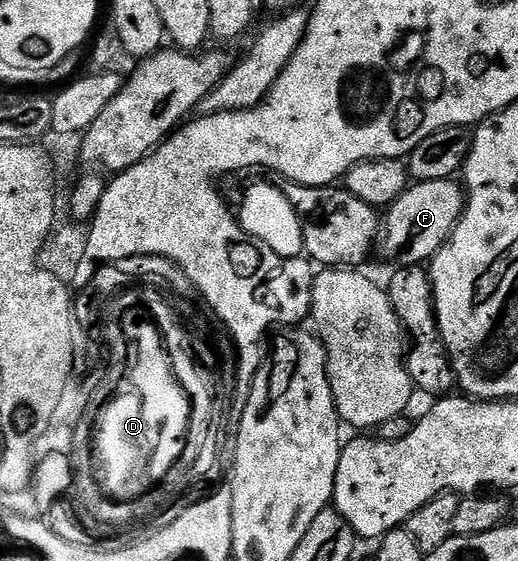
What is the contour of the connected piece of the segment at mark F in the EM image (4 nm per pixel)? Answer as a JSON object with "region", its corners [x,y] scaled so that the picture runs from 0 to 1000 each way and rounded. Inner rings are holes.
{"region":[[[876,319],[801,324],[786,332],[784,342],[755,369],[743,371],[741,396],[734,405],[734,447],[737,440],[739,458],[768,476],[820,471],[869,428],[869,419],[876,412],[876,403],[888,394],[896,371],[900,362],[894,328]]]}

